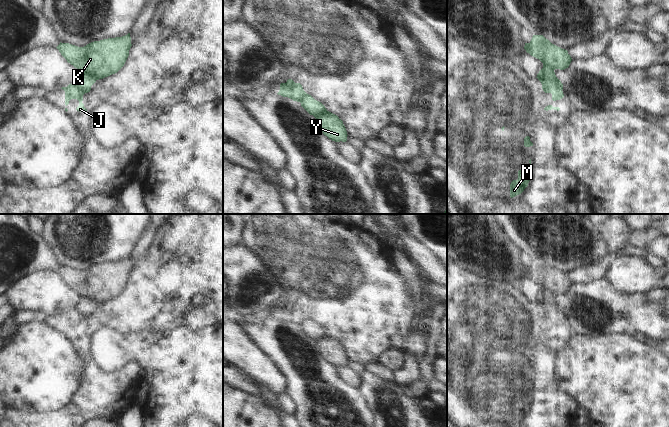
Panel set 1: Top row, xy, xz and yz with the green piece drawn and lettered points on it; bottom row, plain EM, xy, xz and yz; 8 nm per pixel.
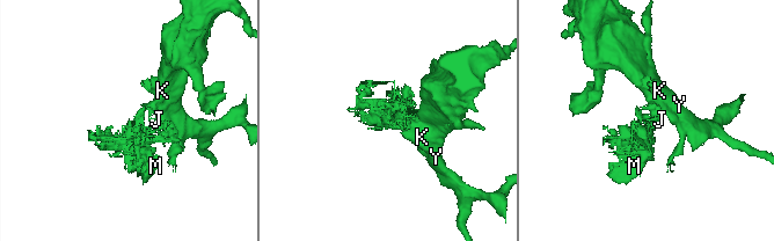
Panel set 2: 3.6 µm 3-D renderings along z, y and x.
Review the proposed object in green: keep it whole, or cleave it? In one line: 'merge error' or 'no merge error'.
merge error

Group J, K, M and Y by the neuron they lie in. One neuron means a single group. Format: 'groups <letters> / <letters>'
groups J M / K Y

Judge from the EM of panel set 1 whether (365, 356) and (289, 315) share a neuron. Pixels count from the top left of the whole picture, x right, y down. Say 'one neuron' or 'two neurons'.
one neuron

